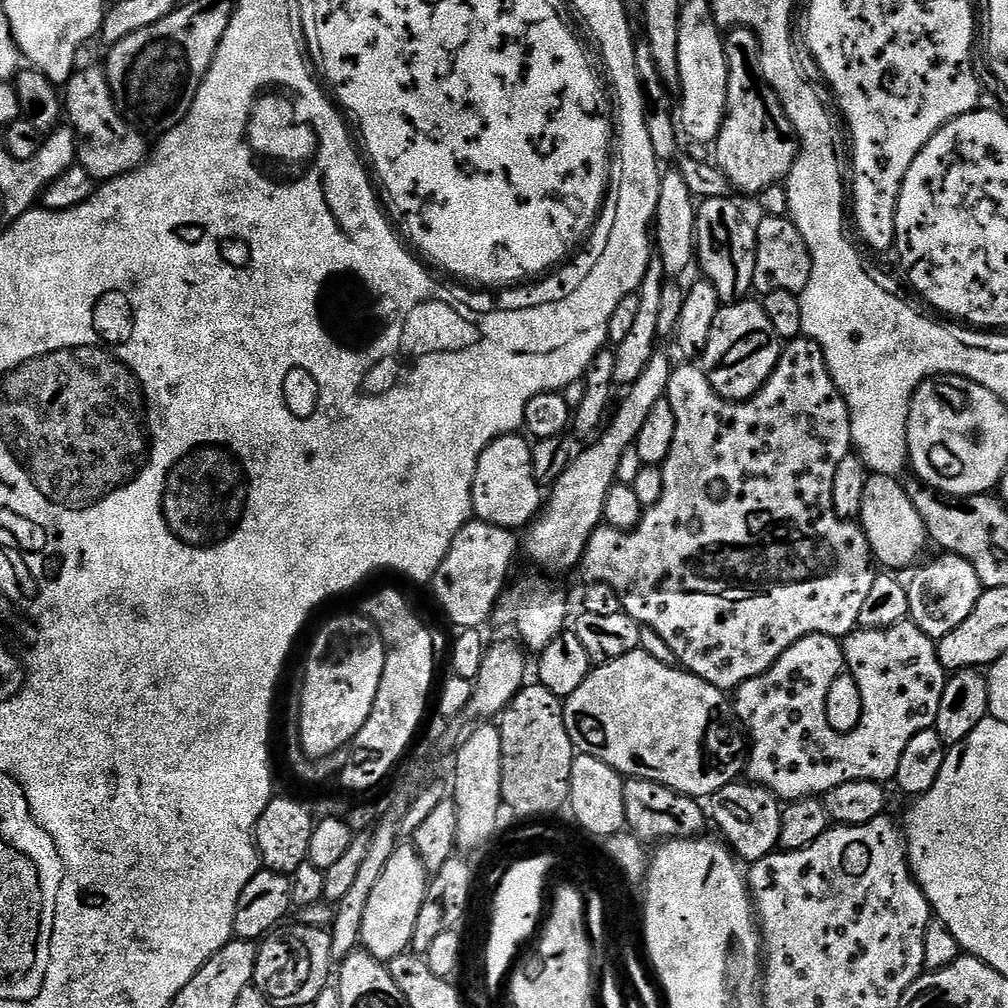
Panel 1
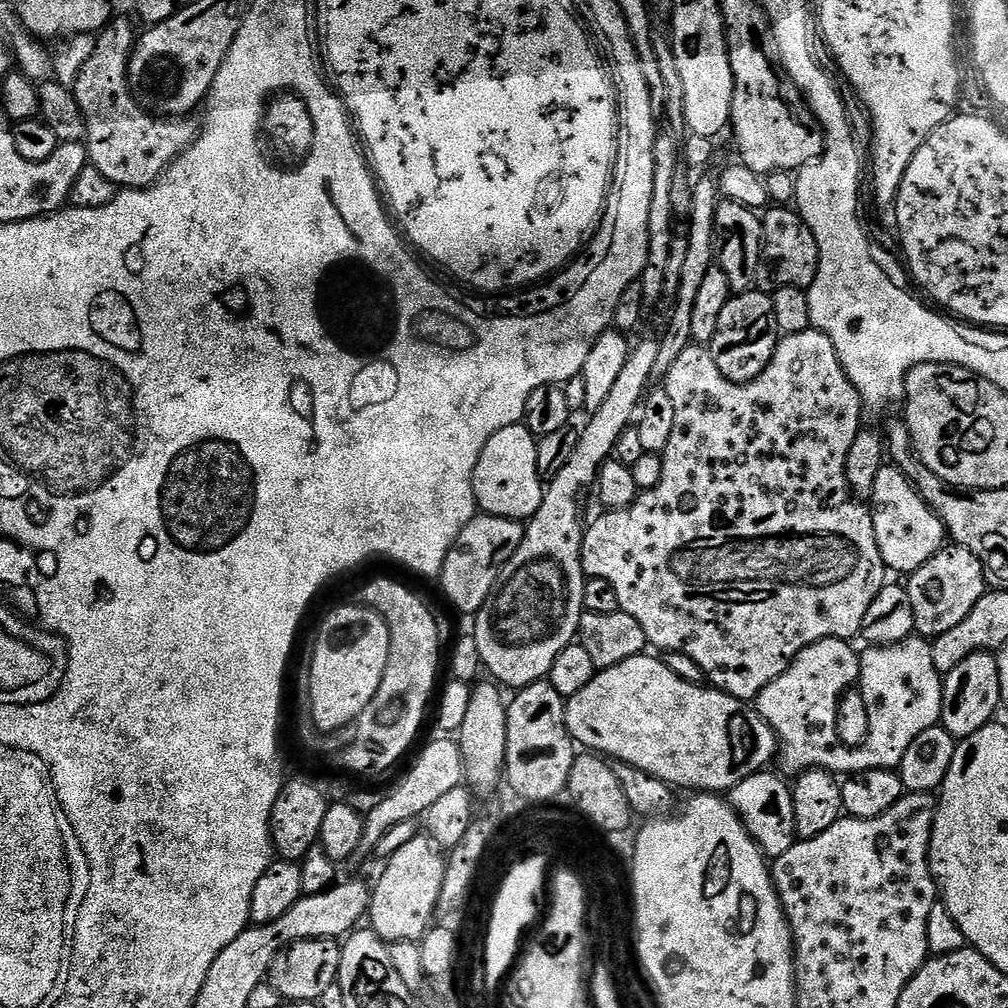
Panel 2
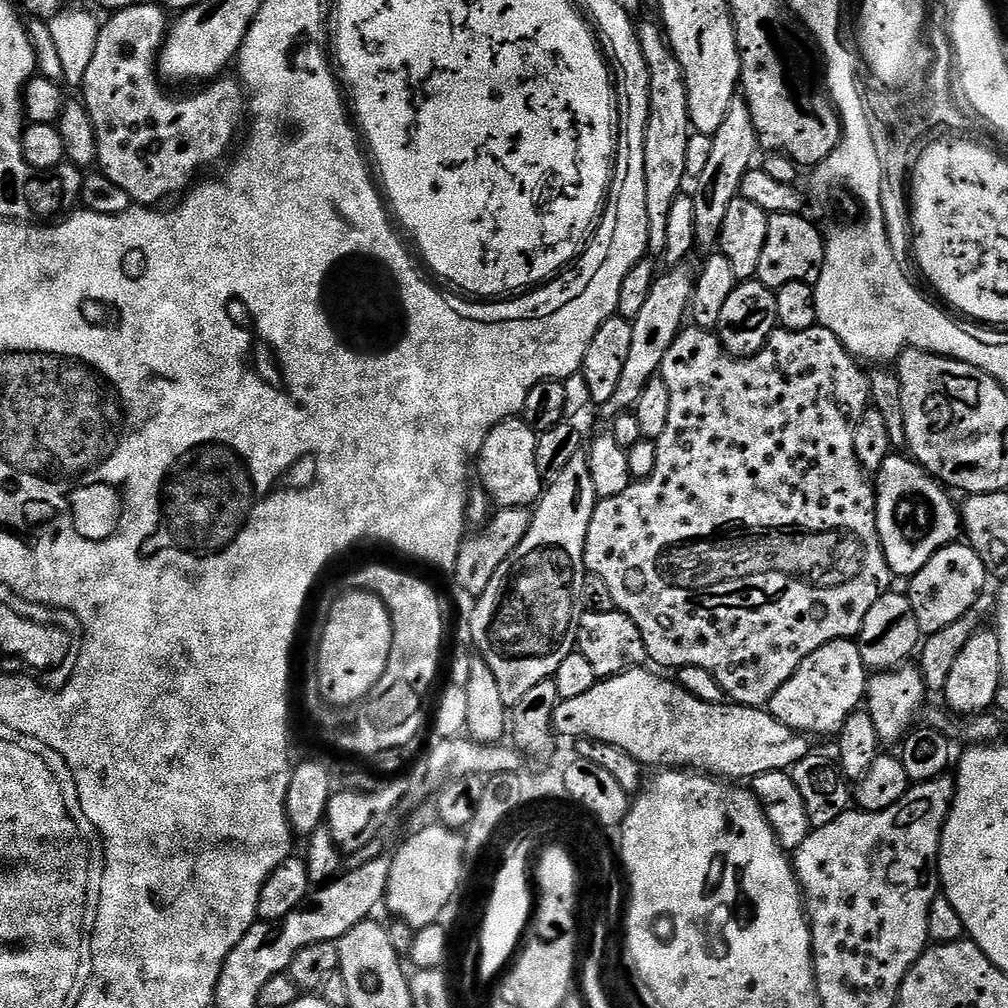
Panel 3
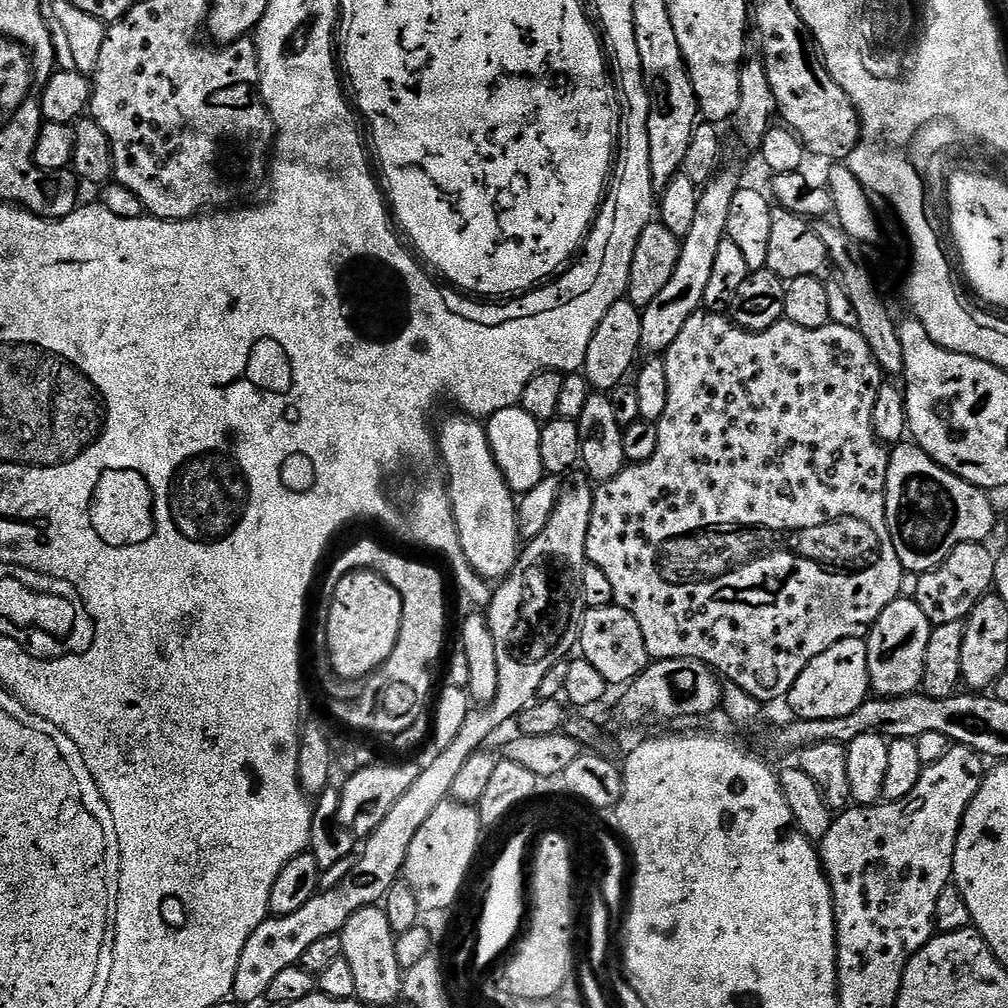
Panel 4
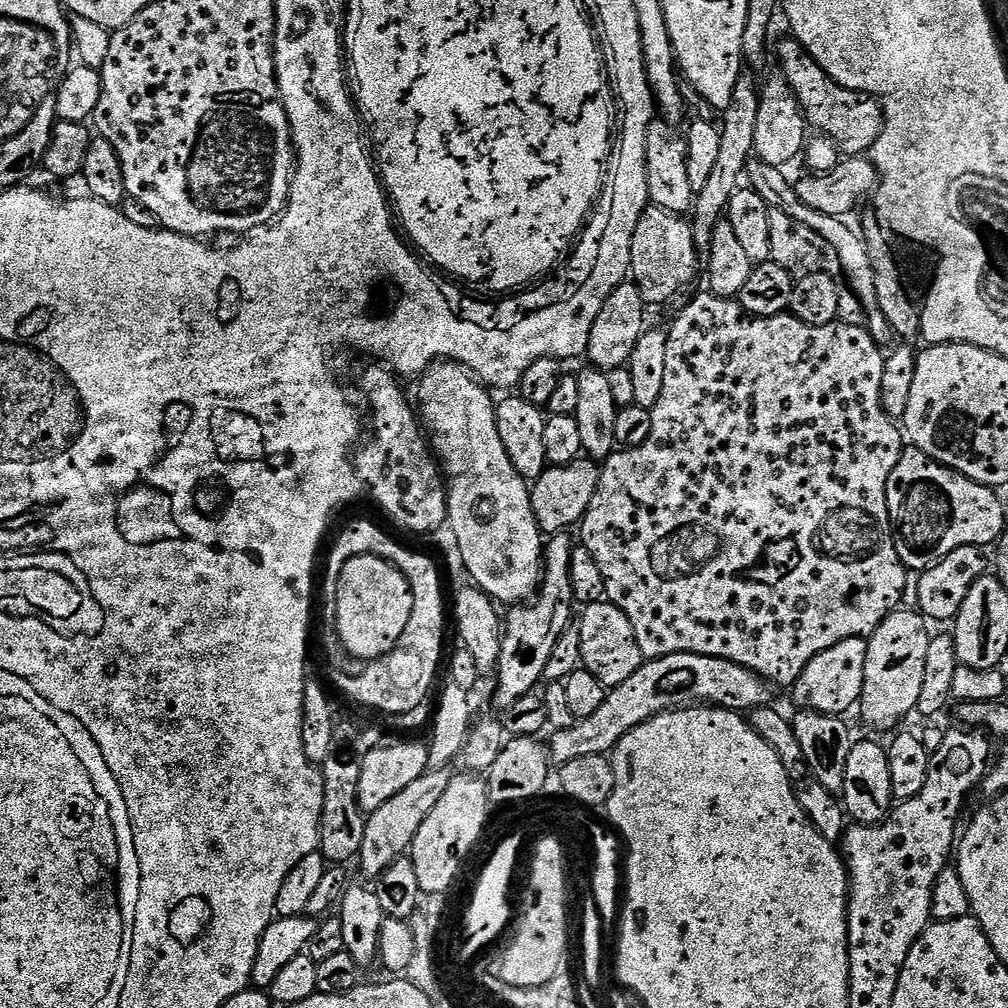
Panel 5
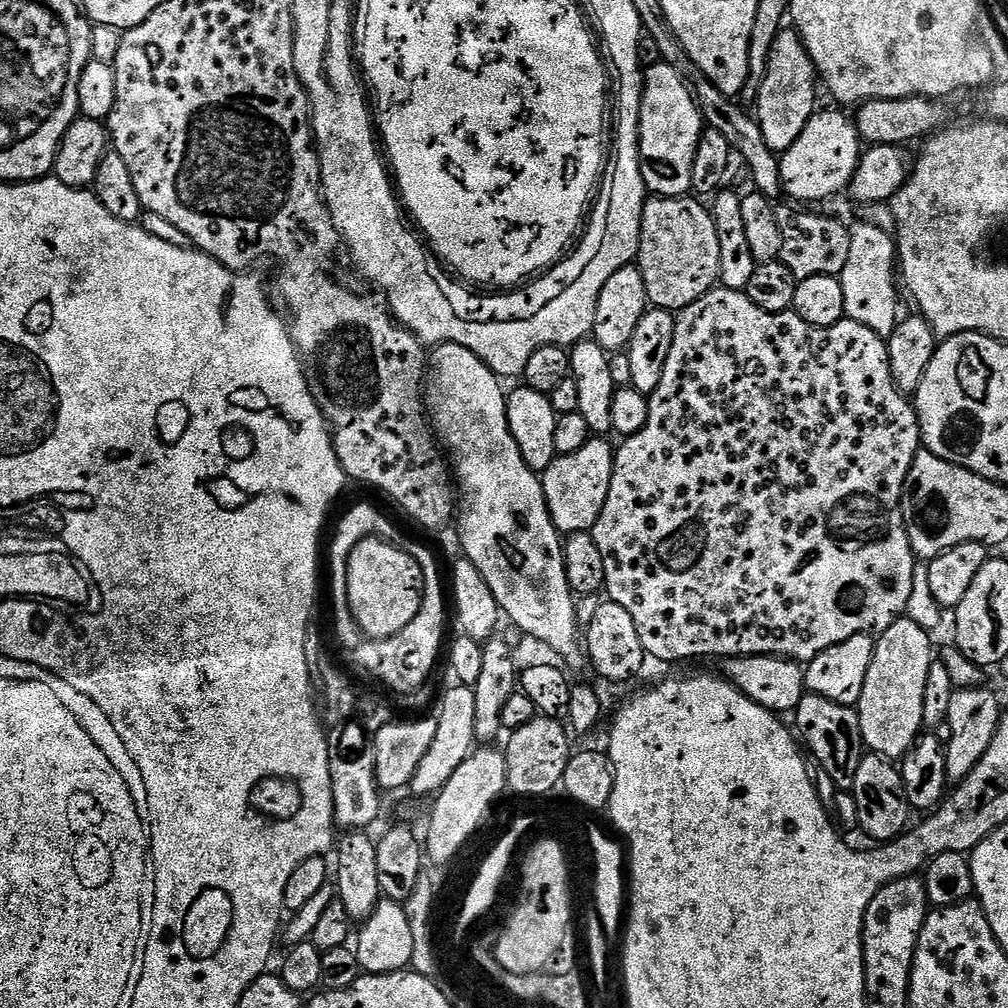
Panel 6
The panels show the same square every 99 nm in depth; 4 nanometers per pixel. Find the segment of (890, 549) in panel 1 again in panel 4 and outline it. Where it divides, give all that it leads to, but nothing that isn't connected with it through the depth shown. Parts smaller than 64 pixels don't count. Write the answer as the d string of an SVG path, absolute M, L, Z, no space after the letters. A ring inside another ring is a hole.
M901 442L891 449L888 458L888 473L886 474L886 522L888 523L888 529L890 530L890 538L894 542L894 550L898 554L898 558L902 562L905 572L915 572L917 574L923 574L931 570L931 568L937 568L943 560L945 560L951 552L959 546L959 544L982 544L989 538L988 535L996 528L996 512L992 509L992 500L985 489L974 486L970 482L966 482L962 478L958 478L952 472L947 472L941 464L936 464L931 458L921 450L920 445L915 442Z

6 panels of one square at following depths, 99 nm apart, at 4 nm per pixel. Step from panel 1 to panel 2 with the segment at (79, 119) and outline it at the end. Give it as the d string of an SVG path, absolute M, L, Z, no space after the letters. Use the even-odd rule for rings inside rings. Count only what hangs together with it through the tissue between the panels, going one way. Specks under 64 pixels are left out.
M113 19L95 37L96 45L90 54L90 58L86 58L86 66L82 66L82 70L78 74L74 91L76 93L76 101L82 110L82 118L84 119L84 140L88 150L88 164L97 168L104 178L110 178L110 182L115 184L117 189L123 190L126 188L146 188L148 185L153 184L159 176L168 169L170 165L192 144L198 135L198 124L192 121L192 118L157 118L150 112L144 111L139 102L136 101L135 96L132 94L132 89L128 86L128 59L132 57L132 46L138 39L137 29L132 29L132 24L128 20Z

